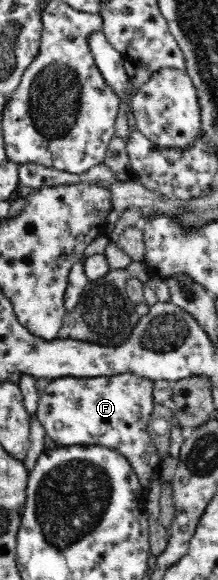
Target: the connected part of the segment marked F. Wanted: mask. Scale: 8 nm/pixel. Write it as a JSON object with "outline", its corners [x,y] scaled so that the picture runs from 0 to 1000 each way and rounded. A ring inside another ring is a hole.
{"outline":[[[596,643],[427,652],[275,650],[234,655],[202,671],[202,678],[179,681],[165,714],[211,750],[252,760],[261,769],[472,767],[537,774],[606,800],[642,824],[647,836],[674,848],[688,845],[679,829],[720,826],[734,812],[734,793],[716,786],[716,769],[670,743],[679,722],[688,722],[706,702],[697,671],[697,655]]]}

